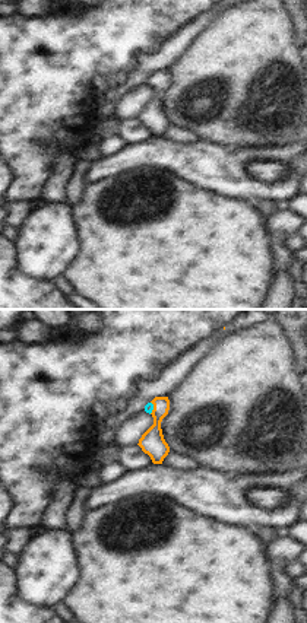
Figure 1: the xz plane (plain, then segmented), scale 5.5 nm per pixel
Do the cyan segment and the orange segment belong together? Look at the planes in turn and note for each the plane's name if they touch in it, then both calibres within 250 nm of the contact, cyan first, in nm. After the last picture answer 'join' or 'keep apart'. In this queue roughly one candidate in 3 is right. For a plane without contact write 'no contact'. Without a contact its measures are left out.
meets cyan in xz; 50 nm thick on the cyan side, 140 nm on the other

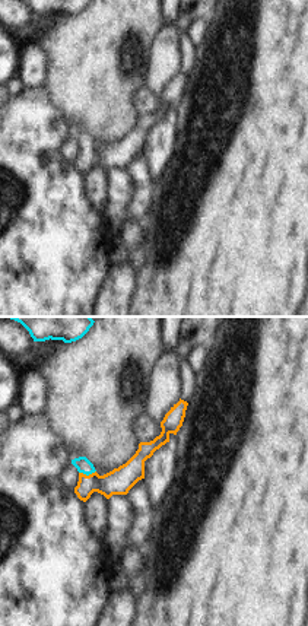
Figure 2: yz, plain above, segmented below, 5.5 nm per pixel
meets cyan in yz; 80 nm thick on the cyan side, 150 nm on the other

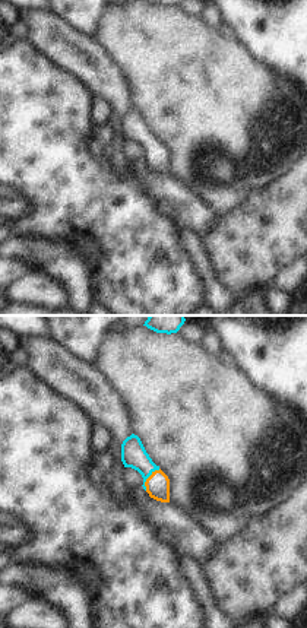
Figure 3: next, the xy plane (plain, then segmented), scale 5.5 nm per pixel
meets cyan in xy; 140 nm thick on the cyan side, 130 nm on the other

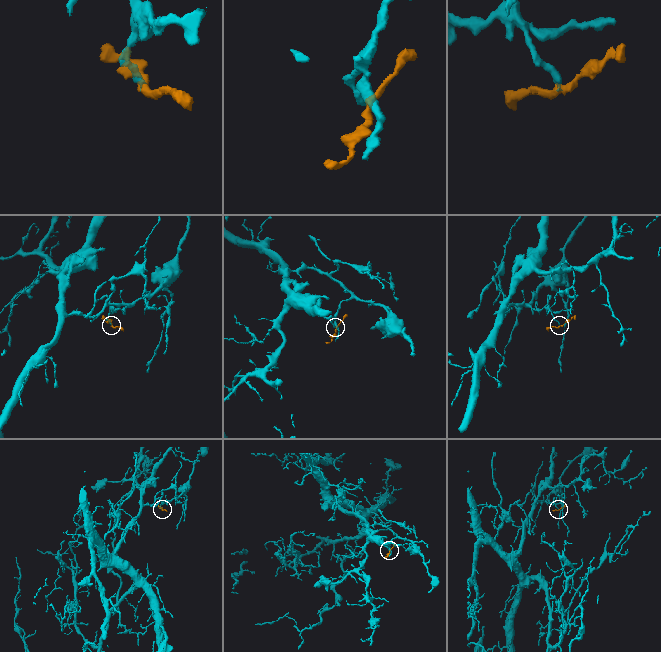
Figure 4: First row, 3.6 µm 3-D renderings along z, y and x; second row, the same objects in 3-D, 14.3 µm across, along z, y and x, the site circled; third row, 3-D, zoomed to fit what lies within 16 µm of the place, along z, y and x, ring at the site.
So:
join

